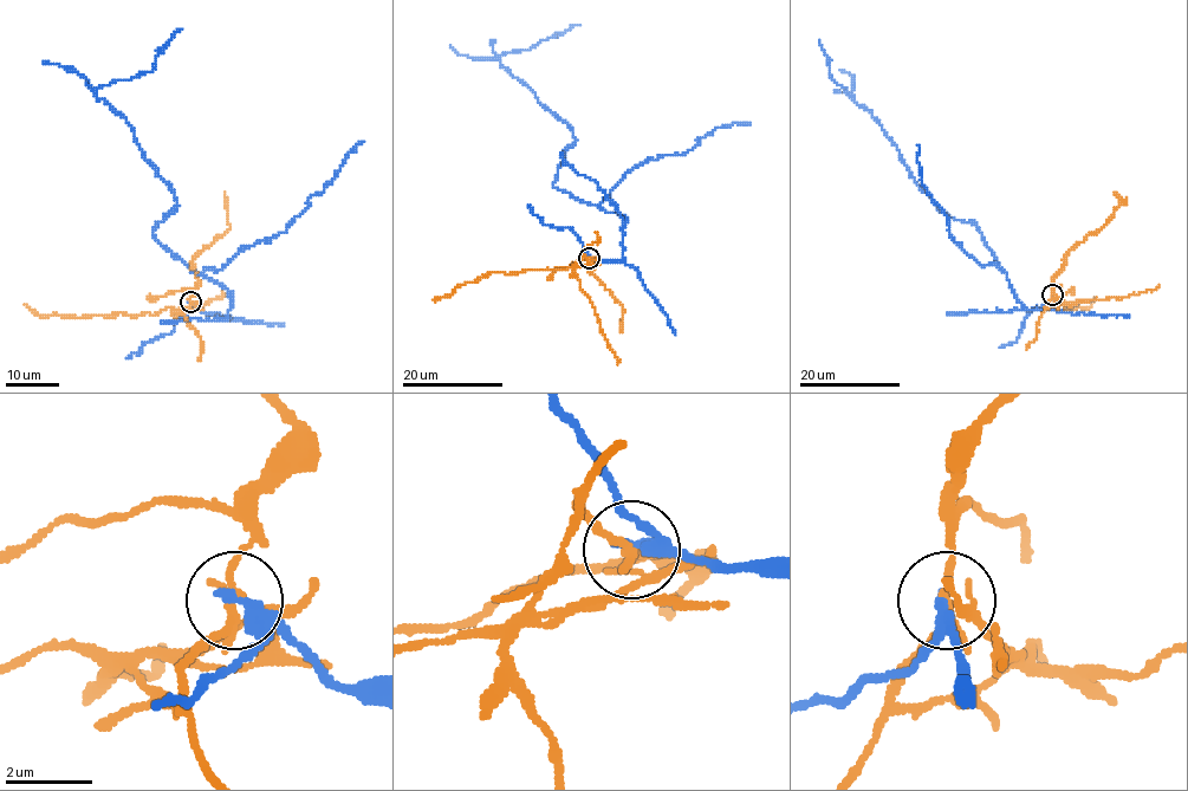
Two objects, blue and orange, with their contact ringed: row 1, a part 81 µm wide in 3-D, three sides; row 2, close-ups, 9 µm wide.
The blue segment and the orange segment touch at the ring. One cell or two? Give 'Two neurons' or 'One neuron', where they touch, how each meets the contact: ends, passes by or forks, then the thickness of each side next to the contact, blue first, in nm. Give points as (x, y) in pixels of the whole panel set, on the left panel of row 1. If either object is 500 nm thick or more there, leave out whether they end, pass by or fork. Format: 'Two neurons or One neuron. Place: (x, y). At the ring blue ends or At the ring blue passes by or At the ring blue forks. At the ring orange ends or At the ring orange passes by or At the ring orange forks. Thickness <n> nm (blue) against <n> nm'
Two neurons. Place: (190, 302). At the ring blue passes by. At the ring orange forks. Thickness 260 nm (blue) against 150 nm

